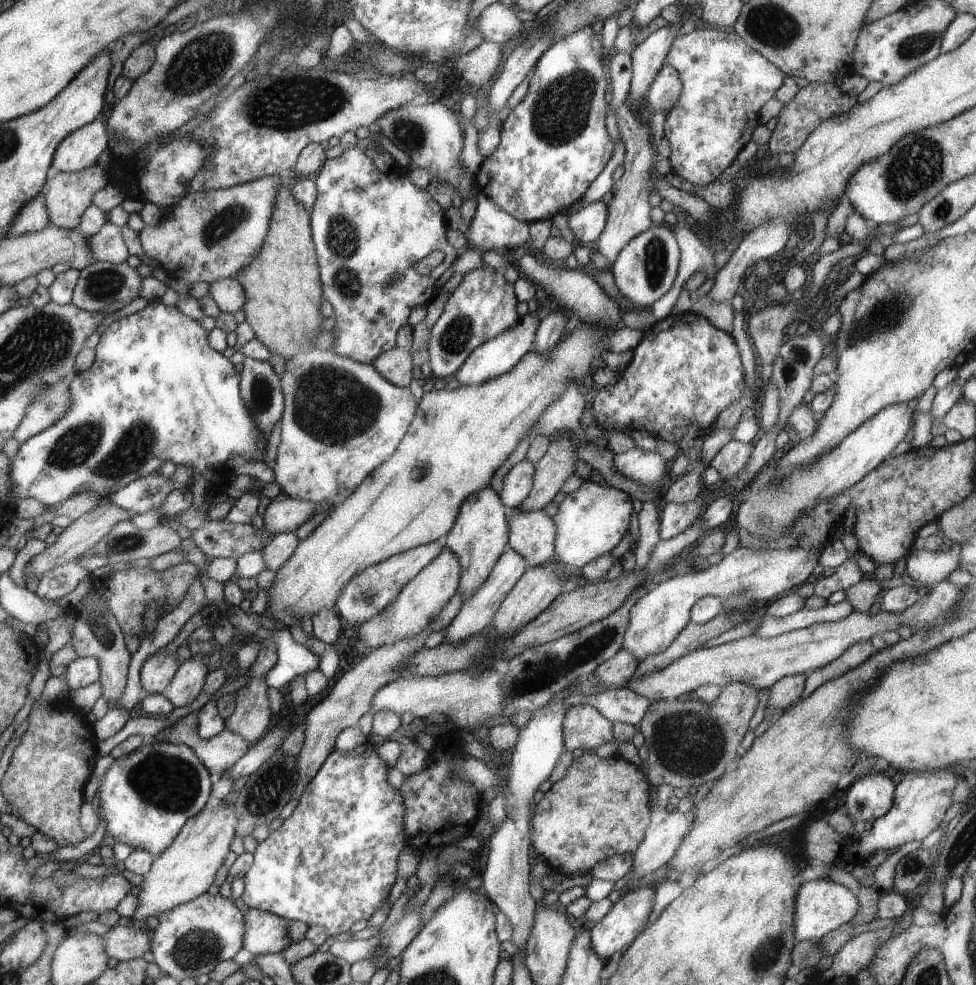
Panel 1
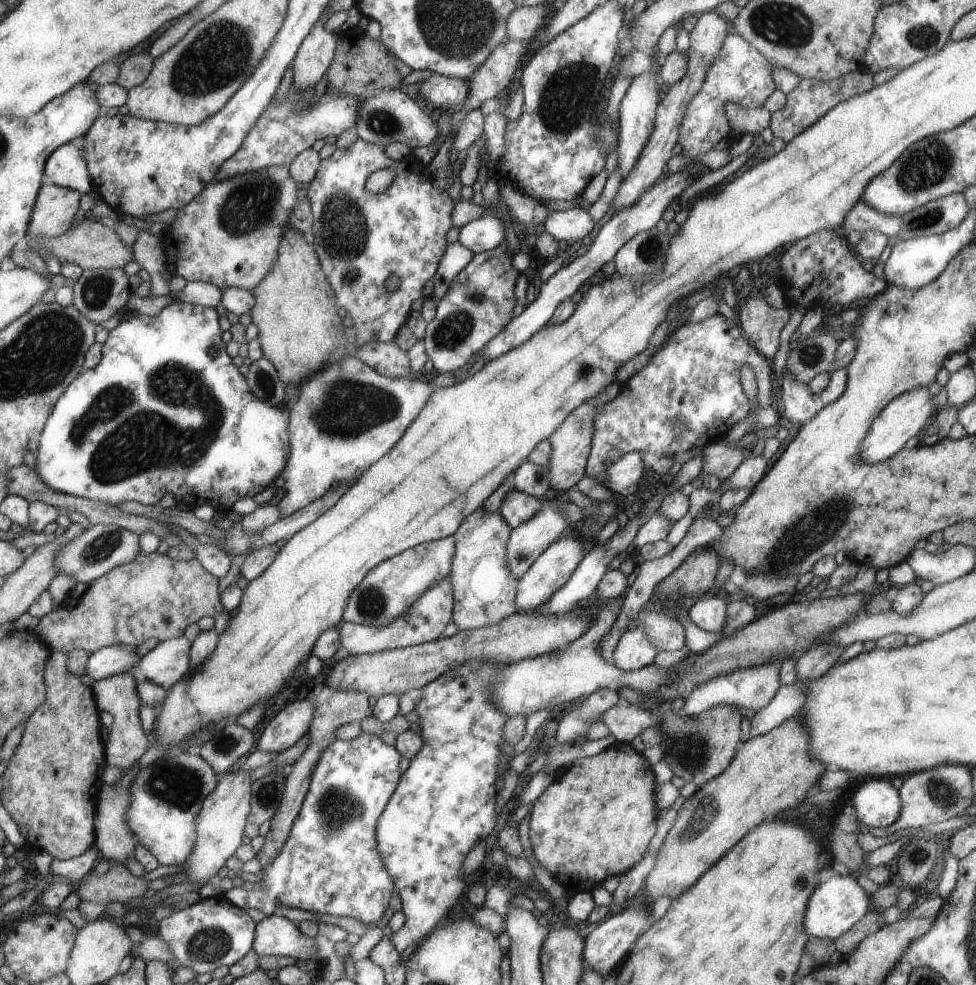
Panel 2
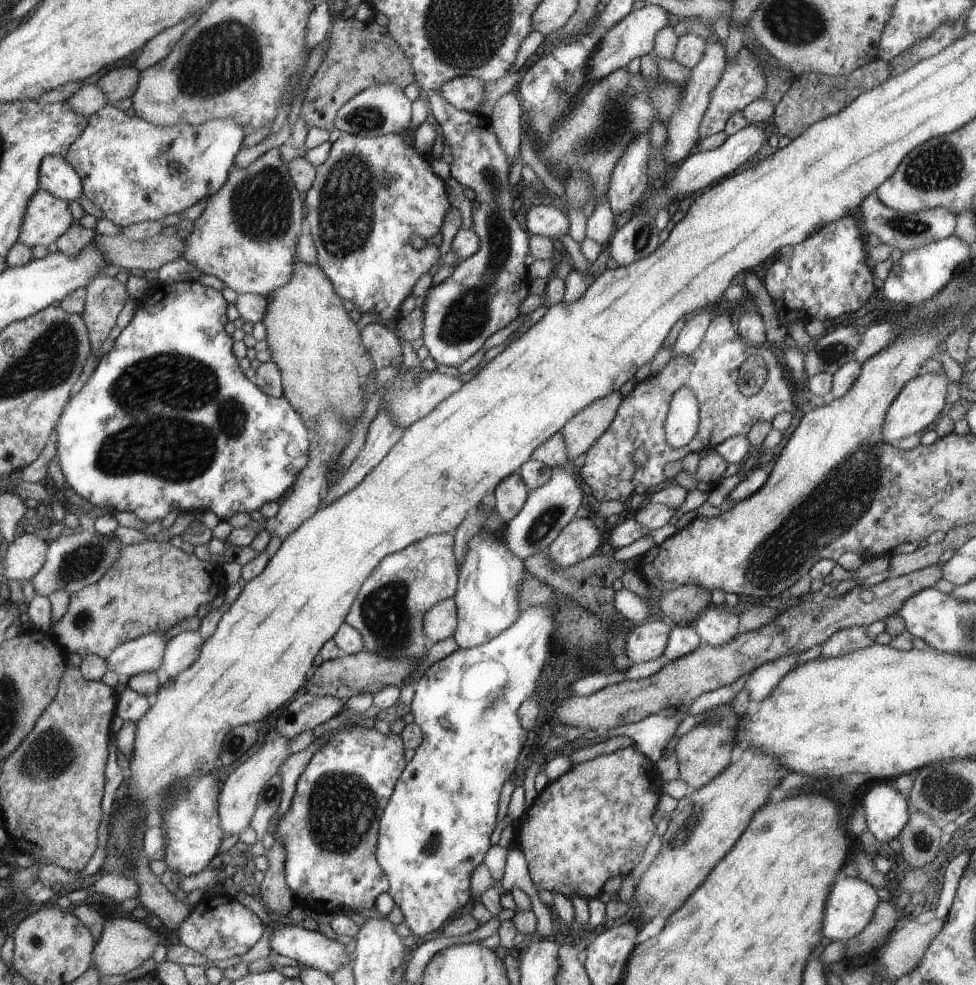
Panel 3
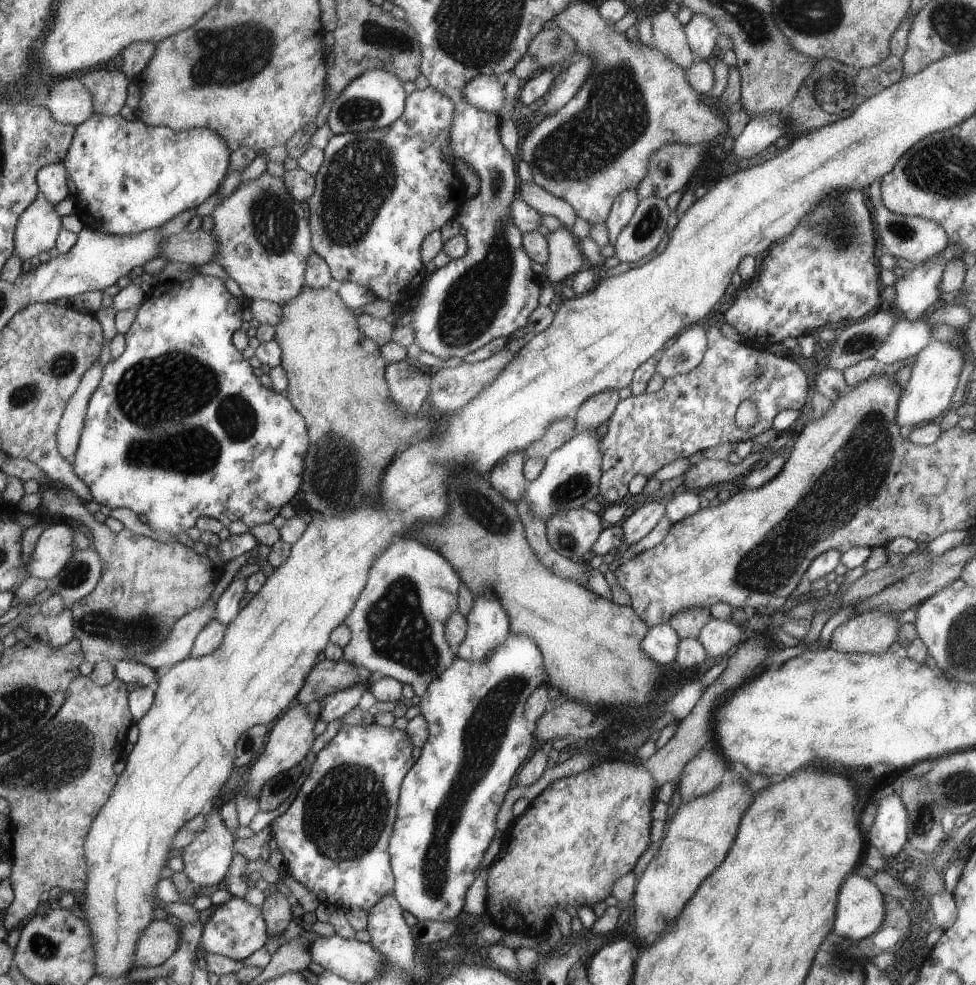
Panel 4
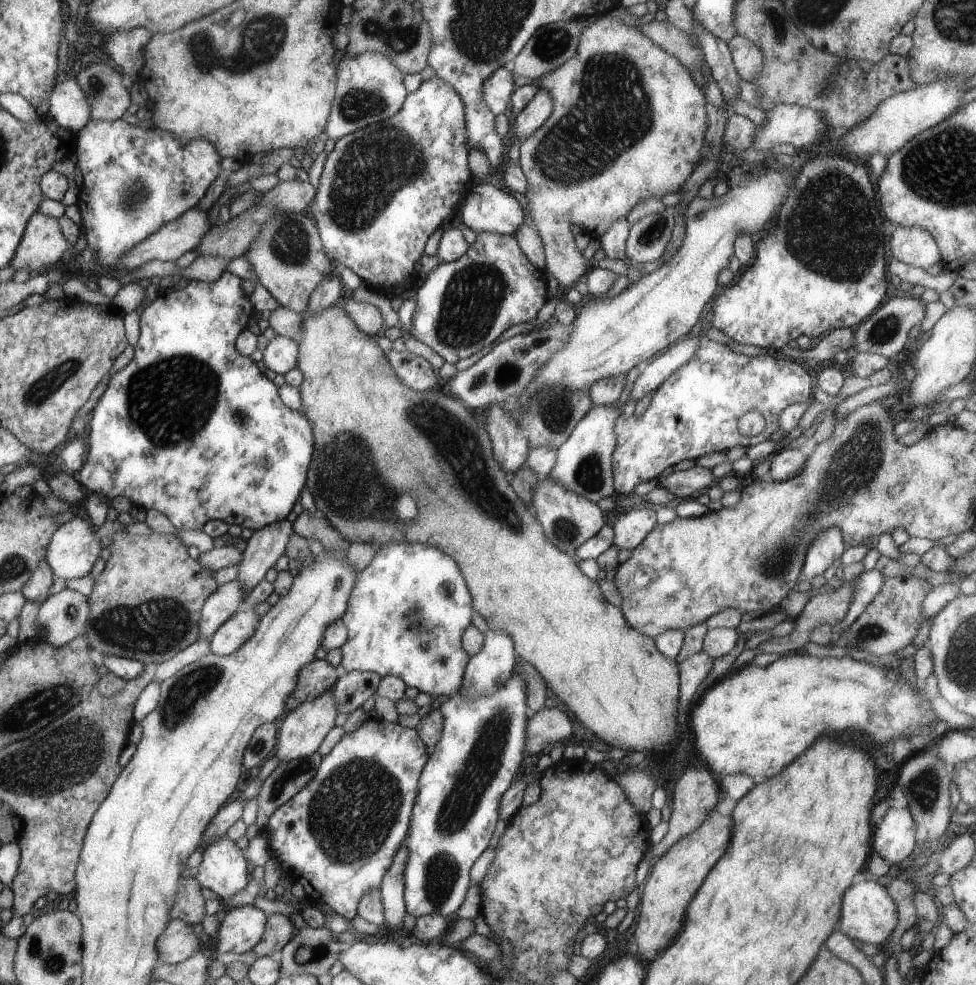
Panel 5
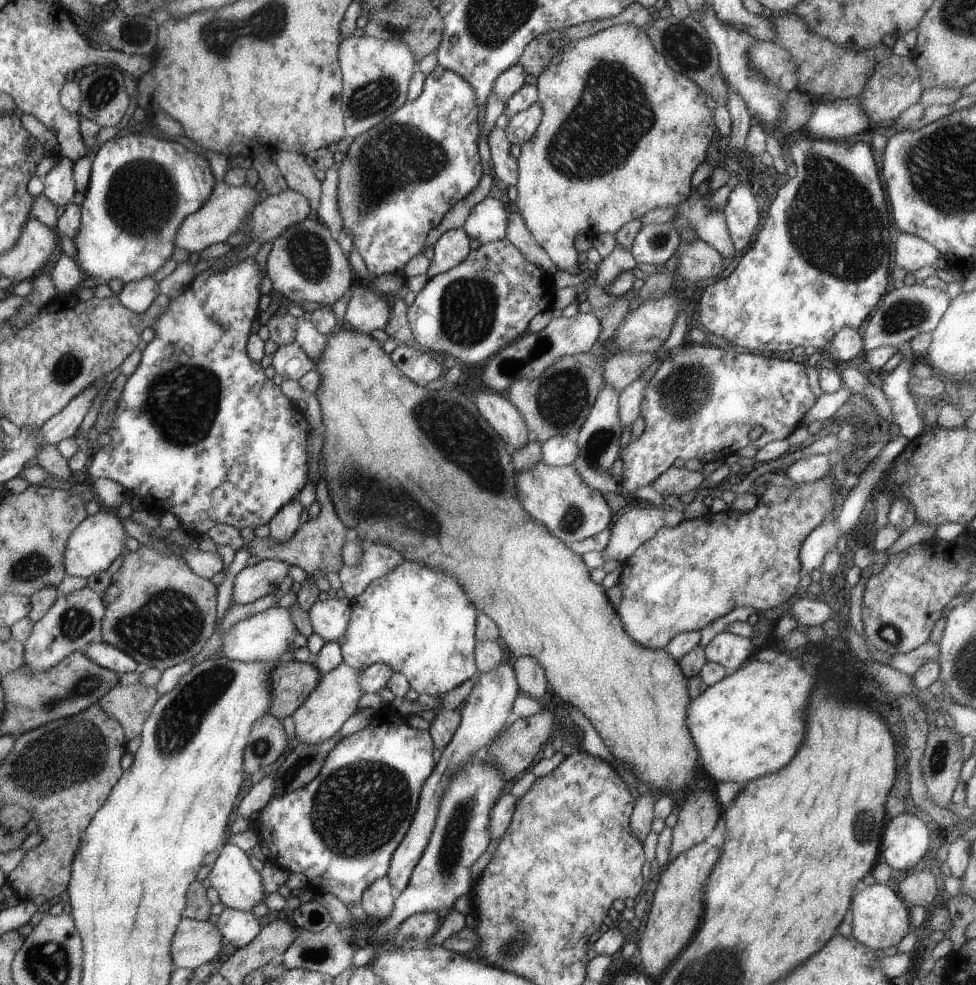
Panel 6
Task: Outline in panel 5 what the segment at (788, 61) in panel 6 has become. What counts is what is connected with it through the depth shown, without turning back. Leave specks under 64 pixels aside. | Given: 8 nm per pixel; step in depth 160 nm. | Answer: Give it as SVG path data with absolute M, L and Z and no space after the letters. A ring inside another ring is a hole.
M739 35L730 38L726 44L730 48L740 79L754 83L754 80L758 78L758 72L762 70L762 62L764 62L762 50L750 42L750 40L746 40L746 38Z

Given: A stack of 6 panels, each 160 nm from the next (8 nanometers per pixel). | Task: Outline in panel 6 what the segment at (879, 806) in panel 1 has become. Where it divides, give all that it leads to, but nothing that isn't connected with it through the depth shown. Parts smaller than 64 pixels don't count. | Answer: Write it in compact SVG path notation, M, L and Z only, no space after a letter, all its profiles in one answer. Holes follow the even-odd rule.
M908 809L886 820L879 860L893 869L908 872L930 851L930 830L918 812Z

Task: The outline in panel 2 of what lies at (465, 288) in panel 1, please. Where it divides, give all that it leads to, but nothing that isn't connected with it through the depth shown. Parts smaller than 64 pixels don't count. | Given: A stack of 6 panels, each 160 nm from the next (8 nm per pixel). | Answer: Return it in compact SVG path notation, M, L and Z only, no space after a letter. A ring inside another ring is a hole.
M506 240L492 250L475 254L438 302L436 315L423 328L422 339L427 357L440 374L452 374L464 366L476 350L512 322L512 308L516 306L514 286L520 276L512 266L512 255L515 254L515 250L508 250Z

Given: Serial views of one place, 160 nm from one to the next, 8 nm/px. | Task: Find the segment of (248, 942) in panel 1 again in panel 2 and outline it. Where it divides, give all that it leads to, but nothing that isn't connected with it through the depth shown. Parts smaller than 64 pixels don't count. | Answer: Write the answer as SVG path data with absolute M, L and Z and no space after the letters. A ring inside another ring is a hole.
M272 914L258 923L254 950L260 957L290 957L306 962L317 955L317 941L302 934L295 922Z

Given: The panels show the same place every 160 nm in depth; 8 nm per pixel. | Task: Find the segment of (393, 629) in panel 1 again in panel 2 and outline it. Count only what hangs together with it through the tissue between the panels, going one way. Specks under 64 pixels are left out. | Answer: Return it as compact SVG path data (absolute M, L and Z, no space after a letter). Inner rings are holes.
M447 577L427 590L426 593L420 595L420 598L414 602L406 613L399 616L396 621L388 626L376 628L349 623L344 620L338 628L341 646L349 655L361 655L435 641L441 637L440 634L444 632L444 628L452 622L452 613L453 586Z

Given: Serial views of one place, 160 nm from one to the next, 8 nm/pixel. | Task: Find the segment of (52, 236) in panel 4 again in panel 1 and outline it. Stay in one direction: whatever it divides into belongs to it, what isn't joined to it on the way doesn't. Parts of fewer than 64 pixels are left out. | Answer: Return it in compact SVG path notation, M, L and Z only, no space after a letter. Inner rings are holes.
M97 164L82 172L60 171L47 184L46 200L50 200L50 216L54 226L76 228L80 216L92 204L92 195L108 184L108 173Z

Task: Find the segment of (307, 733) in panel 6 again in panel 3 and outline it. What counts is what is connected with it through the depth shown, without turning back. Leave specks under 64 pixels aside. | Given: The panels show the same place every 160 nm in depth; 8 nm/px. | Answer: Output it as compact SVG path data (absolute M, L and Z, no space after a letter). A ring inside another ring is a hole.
M276 727L272 728L266 734L264 744L260 746L260 749L254 755L251 755L244 764L240 764L224 782L218 797L217 809L221 819L222 830L226 834L225 840L228 843L233 842L240 833L251 826L251 820L257 807L258 795L264 788L265 782L279 772L282 763L292 754L290 741L288 737L279 734Z

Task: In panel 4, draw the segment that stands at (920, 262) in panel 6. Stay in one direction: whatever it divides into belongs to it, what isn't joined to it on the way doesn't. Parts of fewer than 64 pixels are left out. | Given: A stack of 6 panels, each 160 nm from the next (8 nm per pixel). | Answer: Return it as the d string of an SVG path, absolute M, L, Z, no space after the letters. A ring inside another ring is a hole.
M874 182L868 188L870 200L874 200L873 223L875 224L876 236L884 244L888 255L894 258L904 258L908 262L920 263L942 253L948 246L947 236L942 225L936 221L926 220L922 217L907 217L897 215L888 210L882 203L882 182Z

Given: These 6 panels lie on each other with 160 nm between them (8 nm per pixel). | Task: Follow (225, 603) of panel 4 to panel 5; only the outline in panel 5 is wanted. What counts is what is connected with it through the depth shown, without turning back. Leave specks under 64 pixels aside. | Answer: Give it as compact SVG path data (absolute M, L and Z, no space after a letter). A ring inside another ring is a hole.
M290 520L272 524L254 531L246 540L246 550L237 576L244 589L244 600L265 579L266 573L275 567L278 558L285 554L286 544L293 534L292 524Z

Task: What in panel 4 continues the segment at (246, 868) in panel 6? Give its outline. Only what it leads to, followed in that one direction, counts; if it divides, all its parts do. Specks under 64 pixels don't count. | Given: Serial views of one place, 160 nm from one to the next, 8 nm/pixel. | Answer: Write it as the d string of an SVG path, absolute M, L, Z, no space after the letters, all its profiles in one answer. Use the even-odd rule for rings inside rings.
M212 810L207 817L205 827L199 831L195 839L183 848L179 855L184 859L184 872L188 878L200 888L207 886L220 886L224 880L231 862L234 860L234 841L236 837L222 822L218 810Z

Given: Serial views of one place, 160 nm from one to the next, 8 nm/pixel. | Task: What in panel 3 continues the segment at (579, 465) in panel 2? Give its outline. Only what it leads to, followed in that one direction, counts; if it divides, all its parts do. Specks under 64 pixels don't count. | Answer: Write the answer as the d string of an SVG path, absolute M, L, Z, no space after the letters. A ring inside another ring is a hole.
M619 391L595 400L565 424L562 434L568 448L568 458L575 460L604 434L614 418L623 396Z

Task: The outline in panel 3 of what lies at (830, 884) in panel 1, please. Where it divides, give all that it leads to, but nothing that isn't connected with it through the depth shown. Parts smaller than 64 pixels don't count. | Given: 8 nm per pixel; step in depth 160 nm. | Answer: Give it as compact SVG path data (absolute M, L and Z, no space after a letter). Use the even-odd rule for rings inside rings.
M839 875L826 899L821 930L823 936L830 938L832 941L845 942L854 938L854 936L862 932L863 928L866 928L880 901L876 889L860 877Z

